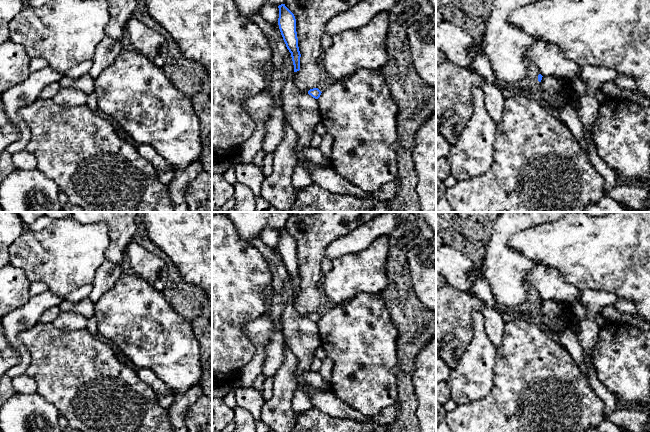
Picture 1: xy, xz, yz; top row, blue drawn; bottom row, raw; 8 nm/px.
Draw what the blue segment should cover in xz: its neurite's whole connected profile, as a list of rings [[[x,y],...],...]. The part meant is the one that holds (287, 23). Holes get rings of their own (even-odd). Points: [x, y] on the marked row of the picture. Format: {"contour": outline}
{"contour": [[[285,4],[279,5],[278,8],[279,8],[279,18],[278,18],[279,29],[287,49],[291,53],[294,65],[294,72],[297,72],[300,70],[301,54],[298,47],[296,19],[294,14],[285,6]]]}

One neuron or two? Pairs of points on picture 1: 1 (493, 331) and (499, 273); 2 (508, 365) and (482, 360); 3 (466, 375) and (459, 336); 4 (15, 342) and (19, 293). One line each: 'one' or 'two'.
1: two
2: two
3: two
4: two

